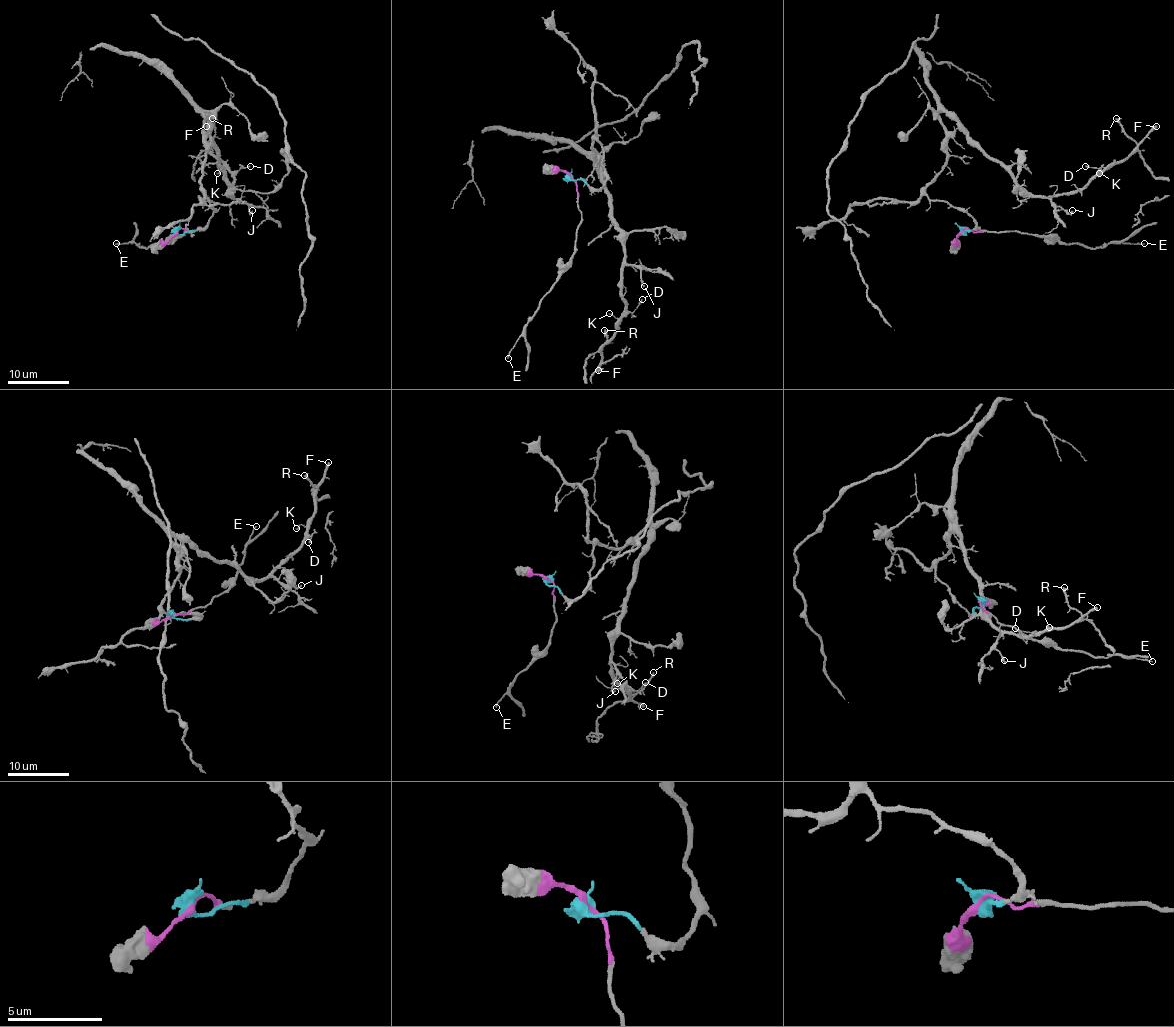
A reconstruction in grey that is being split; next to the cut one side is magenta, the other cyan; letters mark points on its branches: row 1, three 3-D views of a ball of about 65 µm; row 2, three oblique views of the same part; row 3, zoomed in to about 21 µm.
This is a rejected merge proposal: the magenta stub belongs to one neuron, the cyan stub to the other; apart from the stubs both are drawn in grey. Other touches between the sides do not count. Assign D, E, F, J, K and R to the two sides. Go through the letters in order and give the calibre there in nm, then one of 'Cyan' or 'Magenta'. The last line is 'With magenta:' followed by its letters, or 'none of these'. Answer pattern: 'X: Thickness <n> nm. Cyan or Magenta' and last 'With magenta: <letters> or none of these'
D: Thickness 160 nm. Cyan
E: Thickness 140 nm. Magenta
F: Thickness 280 nm. Cyan
J: Thickness 160 nm. Cyan
K: Thickness 130 nm. Cyan
R: Thickness 260 nm. Cyan
With magenta: E

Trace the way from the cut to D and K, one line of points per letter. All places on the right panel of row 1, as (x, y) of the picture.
D: (963, 231), (926, 193), (941, 111), (1034, 195), (1078, 191), (1084, 165)
K: (963, 231), (975, 224), (963, 210), (926, 193), (946, 161), (941, 111), (1034, 195), (1071, 195), (1100, 173)

